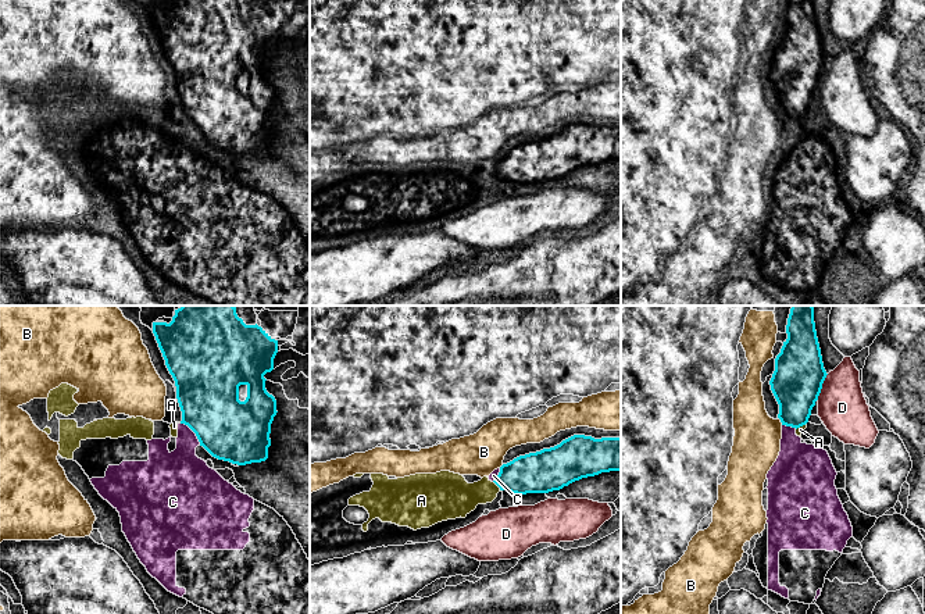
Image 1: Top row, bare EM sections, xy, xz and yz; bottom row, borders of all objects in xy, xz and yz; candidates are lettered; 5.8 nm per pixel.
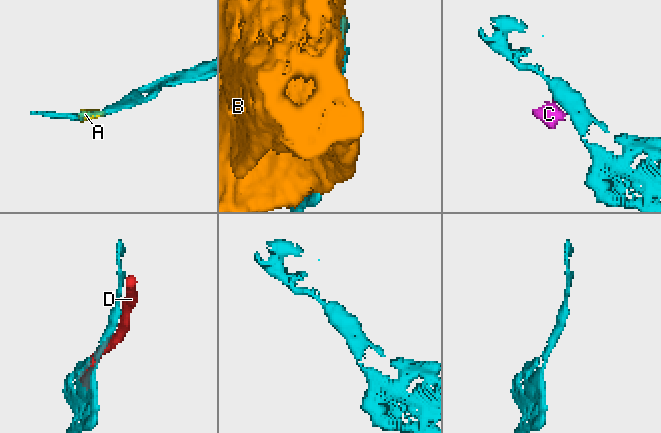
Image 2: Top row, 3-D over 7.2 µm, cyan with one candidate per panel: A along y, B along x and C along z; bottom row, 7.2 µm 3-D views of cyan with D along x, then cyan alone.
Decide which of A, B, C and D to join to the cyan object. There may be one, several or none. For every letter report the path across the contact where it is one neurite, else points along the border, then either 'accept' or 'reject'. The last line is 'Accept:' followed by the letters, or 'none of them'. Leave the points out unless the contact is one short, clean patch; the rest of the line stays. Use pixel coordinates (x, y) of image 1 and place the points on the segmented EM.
A: along xz (493, 481), (500, 491) | reject
B: reject
C: along xy (181, 422), (195, 434), (200, 443) | reject
D: along yz (828, 374), (817, 399) | reject
Accept: none of them

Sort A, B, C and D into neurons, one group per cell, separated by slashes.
A C / B / D

